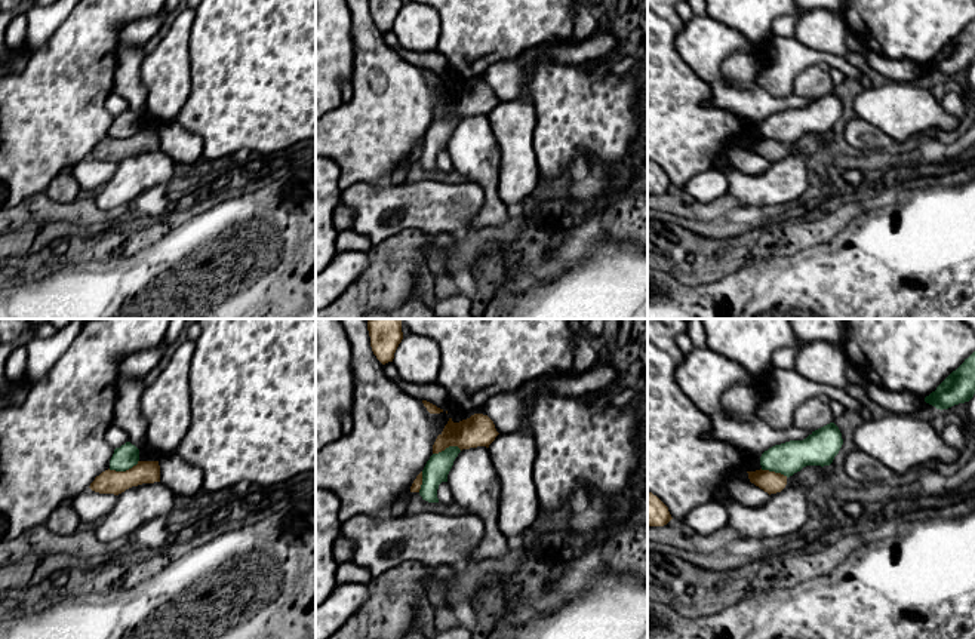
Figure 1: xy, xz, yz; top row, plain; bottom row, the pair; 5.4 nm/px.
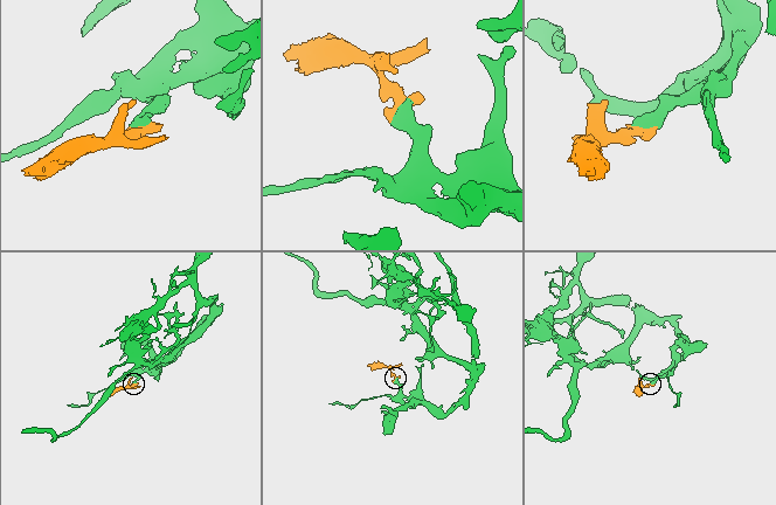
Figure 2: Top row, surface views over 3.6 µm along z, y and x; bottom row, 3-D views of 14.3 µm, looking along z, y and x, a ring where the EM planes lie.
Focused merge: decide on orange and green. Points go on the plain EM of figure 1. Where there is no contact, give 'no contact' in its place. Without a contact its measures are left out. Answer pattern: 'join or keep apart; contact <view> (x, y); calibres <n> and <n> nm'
keep apart; contact xy (123, 140); calibres 130 and 130 nm

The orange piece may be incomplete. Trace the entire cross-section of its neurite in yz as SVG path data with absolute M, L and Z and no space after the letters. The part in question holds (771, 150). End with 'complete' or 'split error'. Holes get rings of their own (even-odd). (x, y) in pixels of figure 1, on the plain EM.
M756 138L756 139L747 139L748 147L751 151L763 157L765 160L776 162L781 160L787 153L787 144L769 138Z | complete

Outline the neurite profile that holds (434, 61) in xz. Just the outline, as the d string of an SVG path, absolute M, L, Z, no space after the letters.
M393 30L382 33L382 36L384 36L385 43L394 50L400 52L409 64L419 67L419 68L427 68L436 73L437 76L447 79L449 64L447 64L447 59L439 50L427 52L424 55L407 53L402 49Z

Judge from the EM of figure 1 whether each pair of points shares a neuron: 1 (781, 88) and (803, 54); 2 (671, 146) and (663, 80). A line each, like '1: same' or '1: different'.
1: same
2: same

